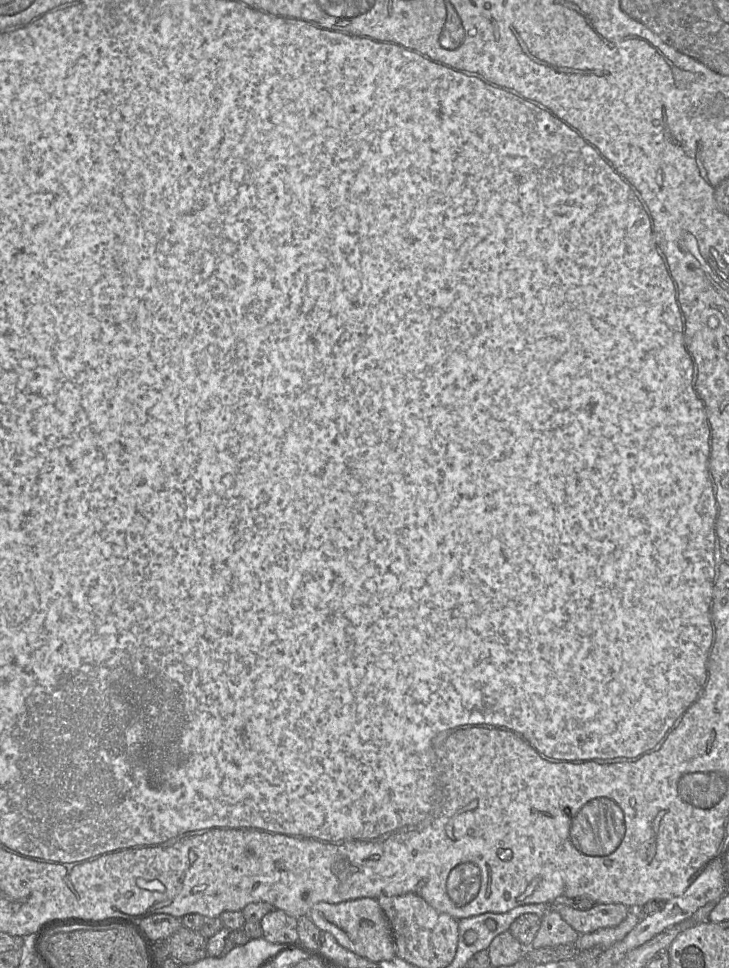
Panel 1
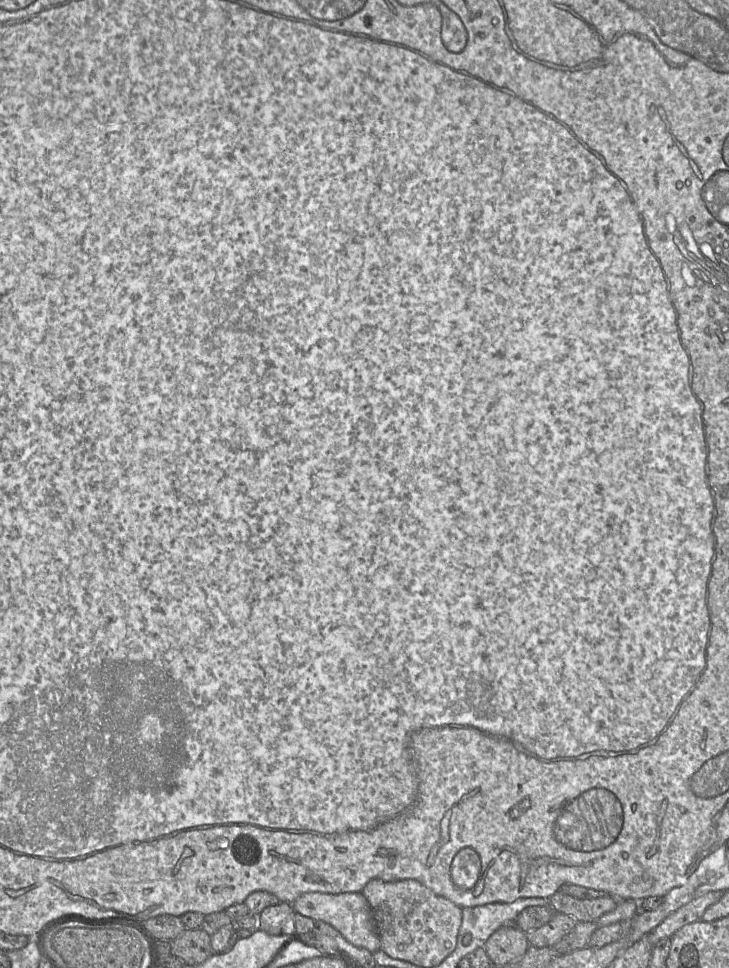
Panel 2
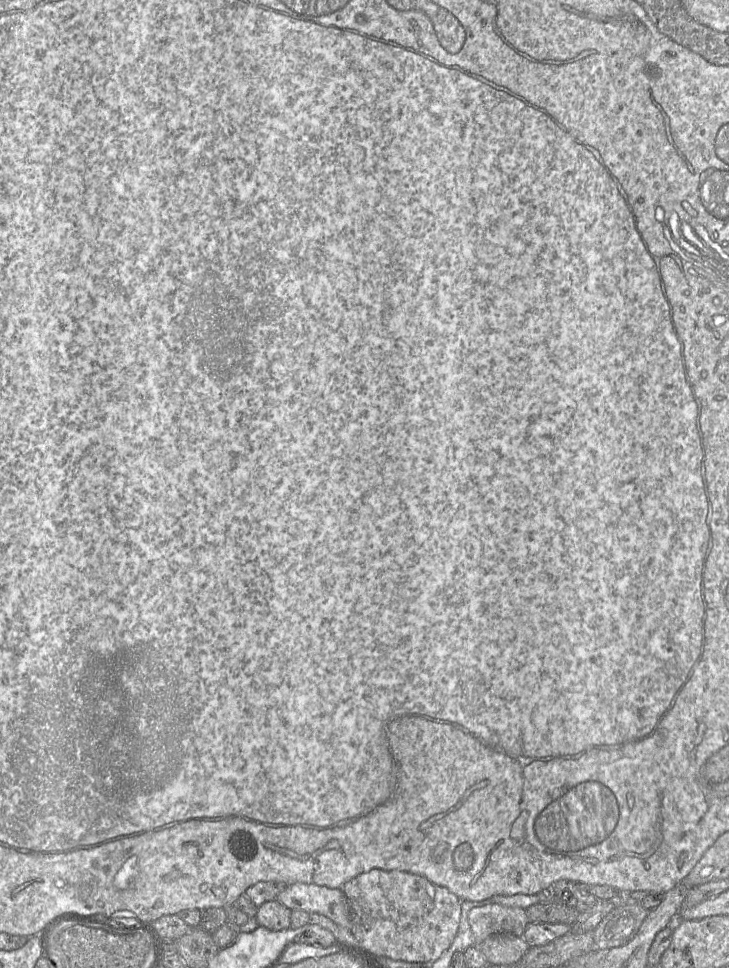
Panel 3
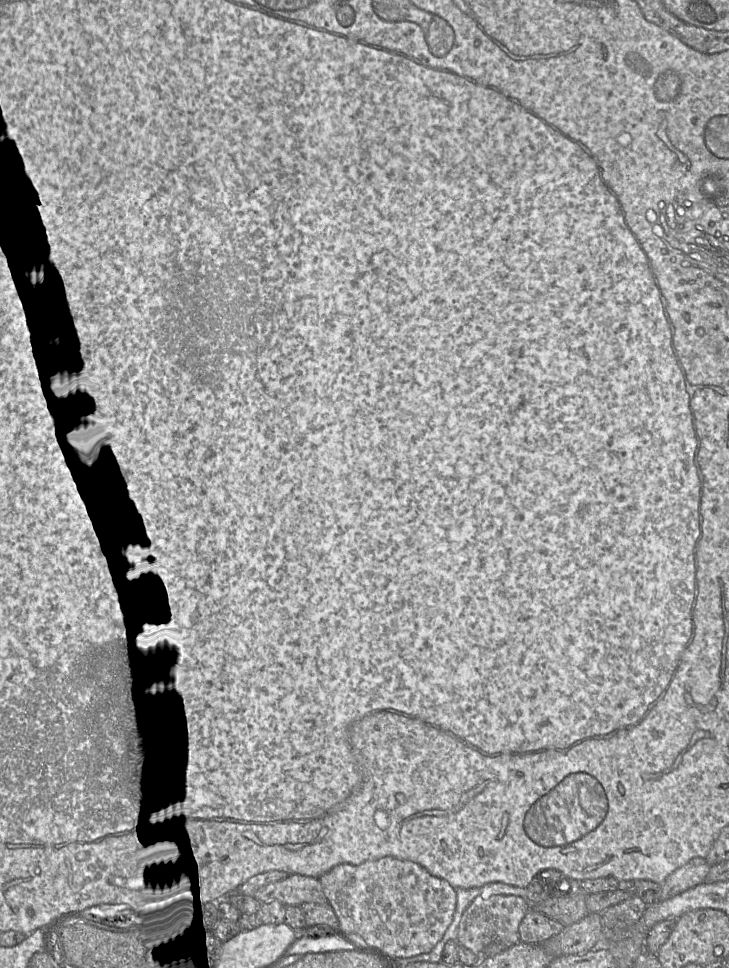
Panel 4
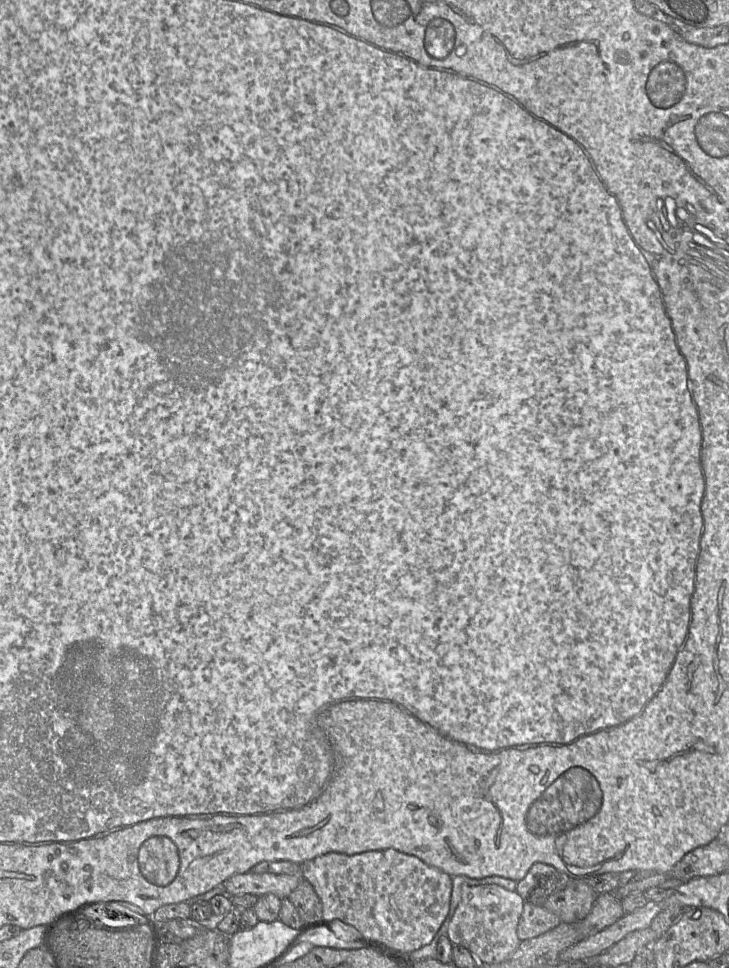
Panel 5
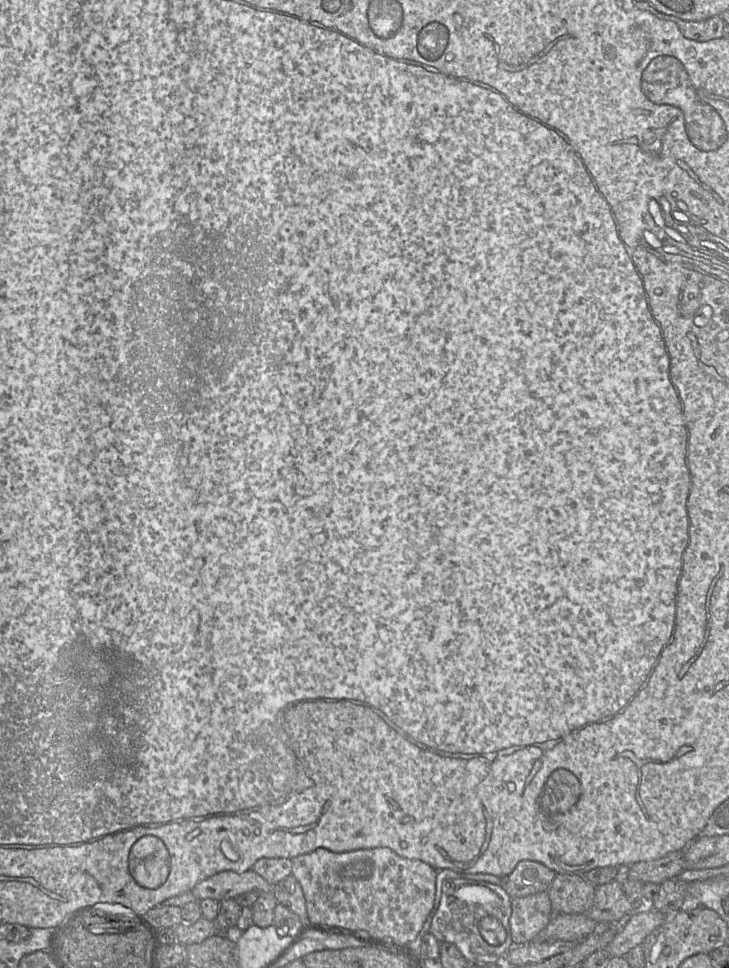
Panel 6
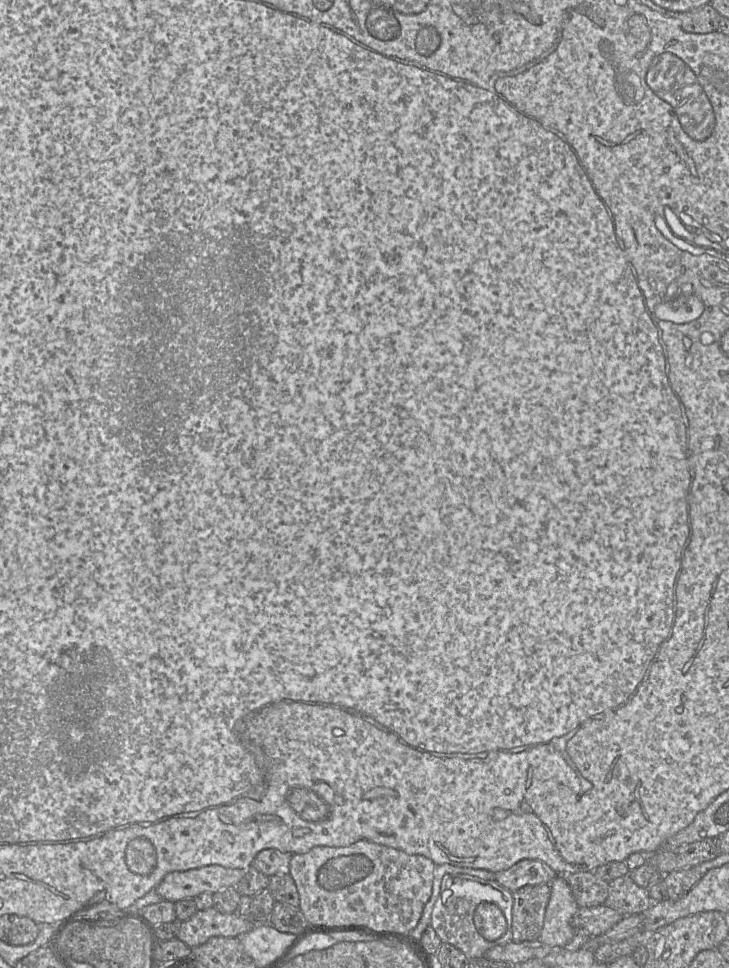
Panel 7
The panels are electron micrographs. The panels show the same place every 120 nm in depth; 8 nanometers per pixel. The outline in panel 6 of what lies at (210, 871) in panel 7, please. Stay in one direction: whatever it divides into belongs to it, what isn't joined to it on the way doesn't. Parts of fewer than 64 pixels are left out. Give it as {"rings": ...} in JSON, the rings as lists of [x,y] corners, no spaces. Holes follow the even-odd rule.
{"rings":[[[253,870],[244,872],[224,871],[201,881],[191,890],[191,893],[196,900],[211,898],[220,902],[226,899],[234,899],[250,891],[271,892],[272,887]]]}

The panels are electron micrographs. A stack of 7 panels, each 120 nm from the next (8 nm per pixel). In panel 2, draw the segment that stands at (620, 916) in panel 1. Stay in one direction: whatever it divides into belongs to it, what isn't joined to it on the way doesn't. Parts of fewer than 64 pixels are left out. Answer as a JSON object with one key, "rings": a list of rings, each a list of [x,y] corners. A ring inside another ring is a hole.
{"rings":[[[557,891],[548,898],[548,904],[557,913],[568,915],[576,922],[596,922],[603,914],[613,911],[617,902],[610,895],[579,899],[562,891]]]}

